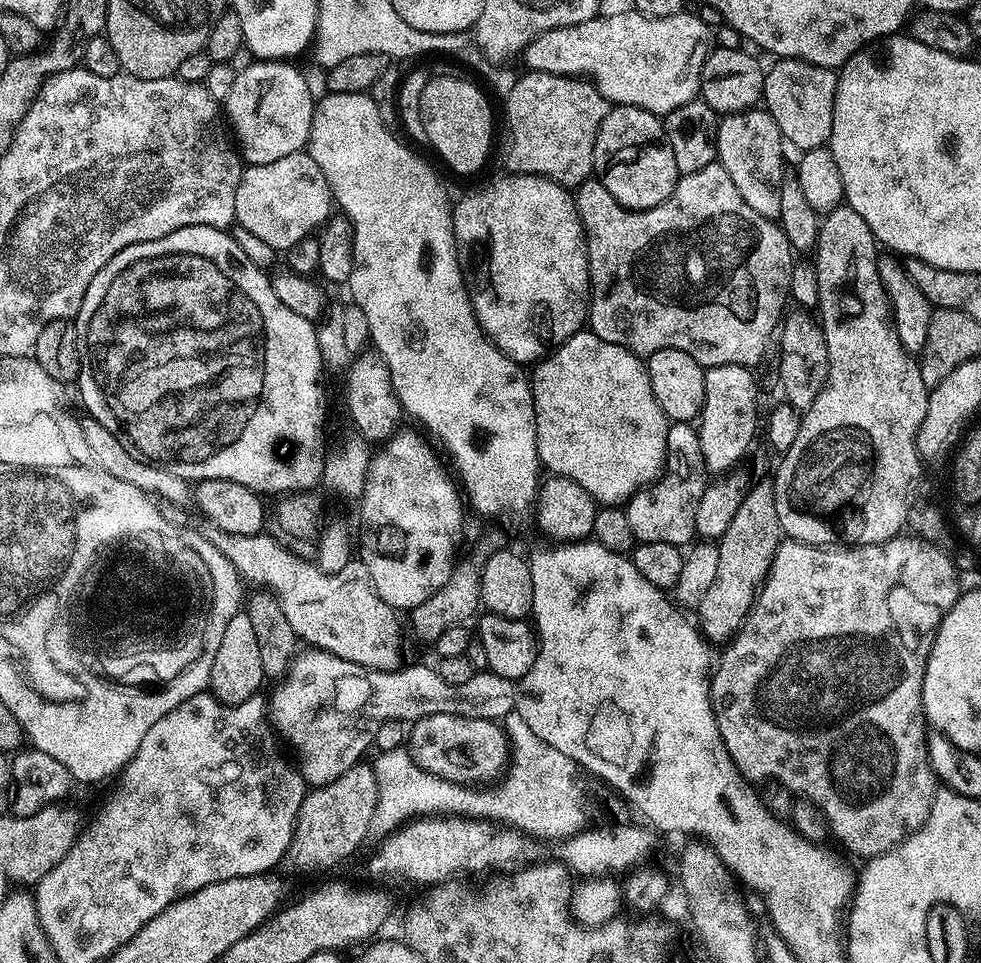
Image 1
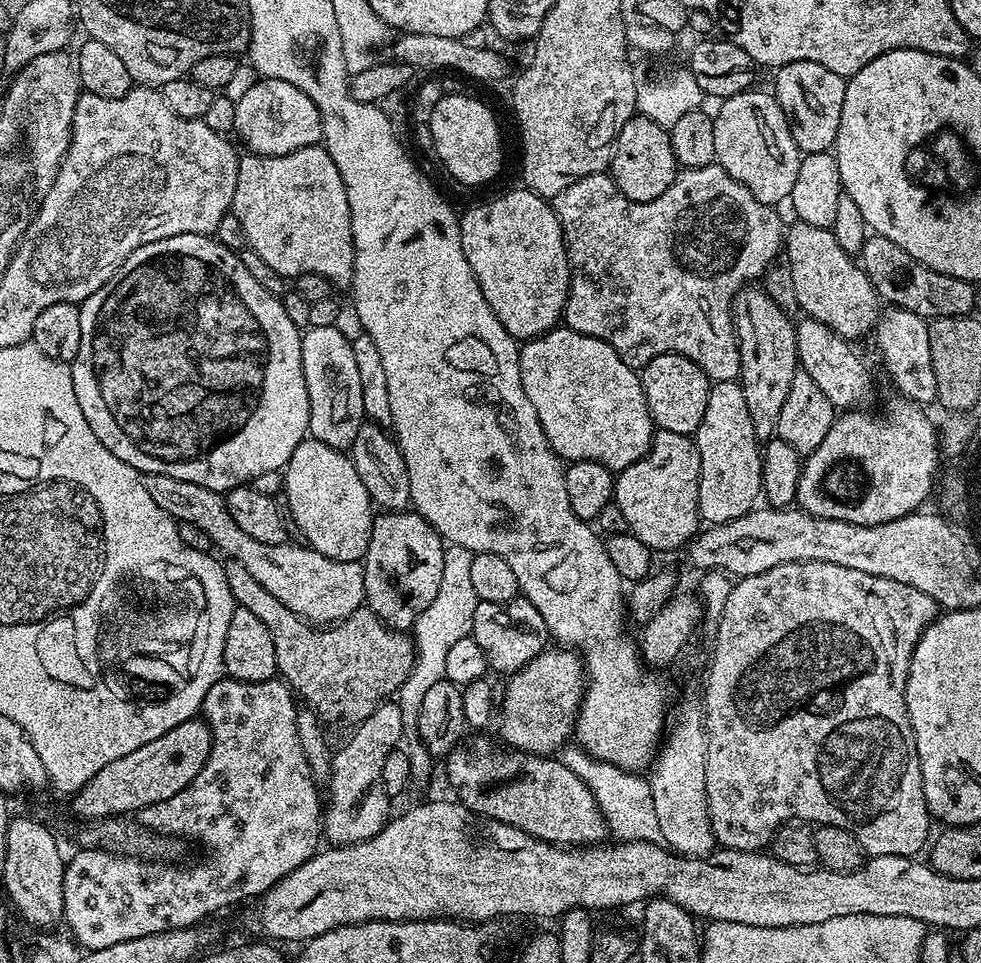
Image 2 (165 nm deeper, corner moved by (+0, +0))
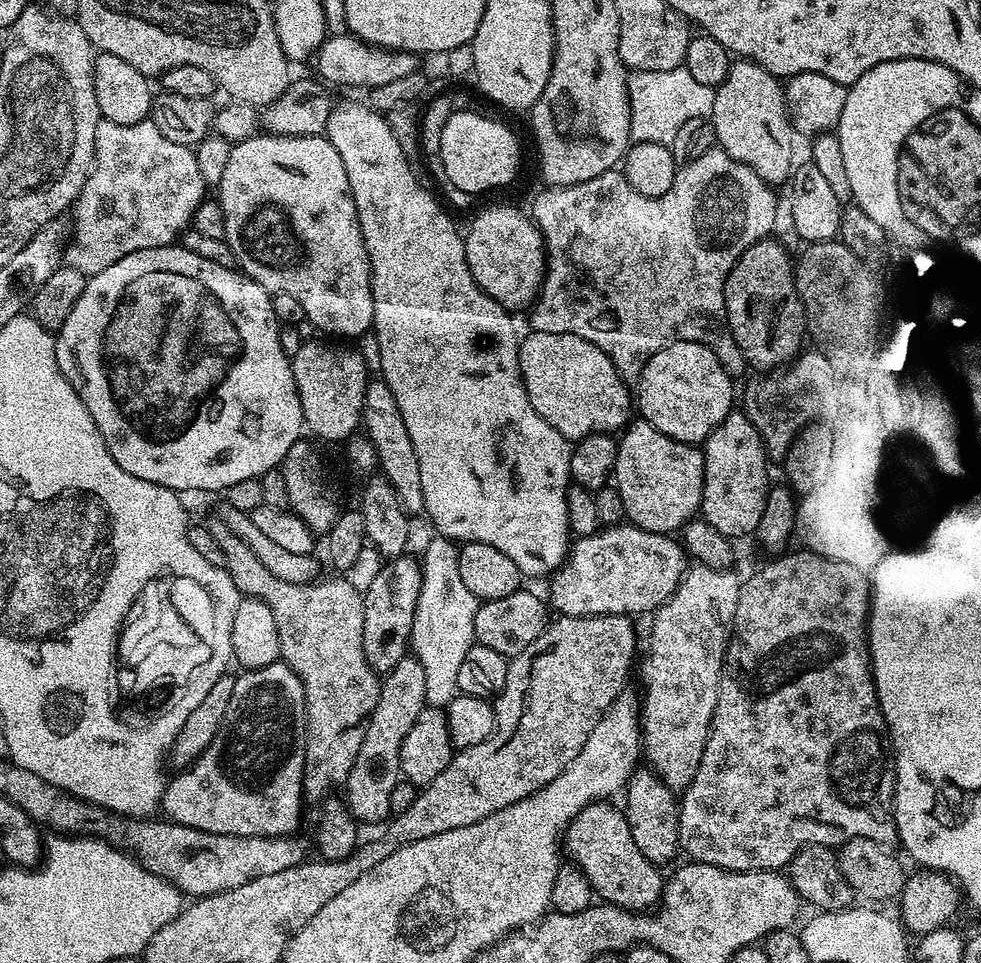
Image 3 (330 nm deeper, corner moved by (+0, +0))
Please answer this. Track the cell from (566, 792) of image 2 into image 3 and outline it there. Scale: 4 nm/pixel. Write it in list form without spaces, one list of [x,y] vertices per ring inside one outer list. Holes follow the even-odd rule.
[[[612,802],[587,804],[569,822],[562,837],[562,848],[567,855],[568,852],[572,855],[569,856],[571,863],[576,864],[582,870],[582,874],[586,874],[593,893],[603,903],[613,904],[626,909],[628,912],[639,912],[641,914],[647,913],[659,905],[660,898],[664,895],[665,877],[660,877],[661,869],[650,863],[642,854],[642,850],[638,850],[638,846],[630,834],[630,826],[626,822],[623,811],[617,805],[615,808]]]

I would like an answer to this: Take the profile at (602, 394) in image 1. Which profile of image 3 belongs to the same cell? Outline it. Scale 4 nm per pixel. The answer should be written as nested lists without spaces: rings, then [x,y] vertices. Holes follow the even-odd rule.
[[[545,332],[527,333],[528,337],[519,341],[520,377],[524,383],[526,394],[538,410],[538,414],[558,434],[562,434],[570,442],[581,440],[584,436],[592,436],[595,432],[616,434],[629,423],[628,392],[622,383],[614,362],[594,342],[586,342],[586,338],[578,338],[574,334],[546,334]]]

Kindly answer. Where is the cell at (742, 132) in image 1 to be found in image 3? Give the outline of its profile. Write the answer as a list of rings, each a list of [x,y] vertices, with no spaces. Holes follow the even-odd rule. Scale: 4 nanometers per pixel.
[[[733,59],[726,78],[715,88],[711,122],[718,147],[730,158],[750,166],[758,178],[773,186],[787,181],[794,171],[792,136],[794,129],[784,105],[781,81],[753,60]]]

